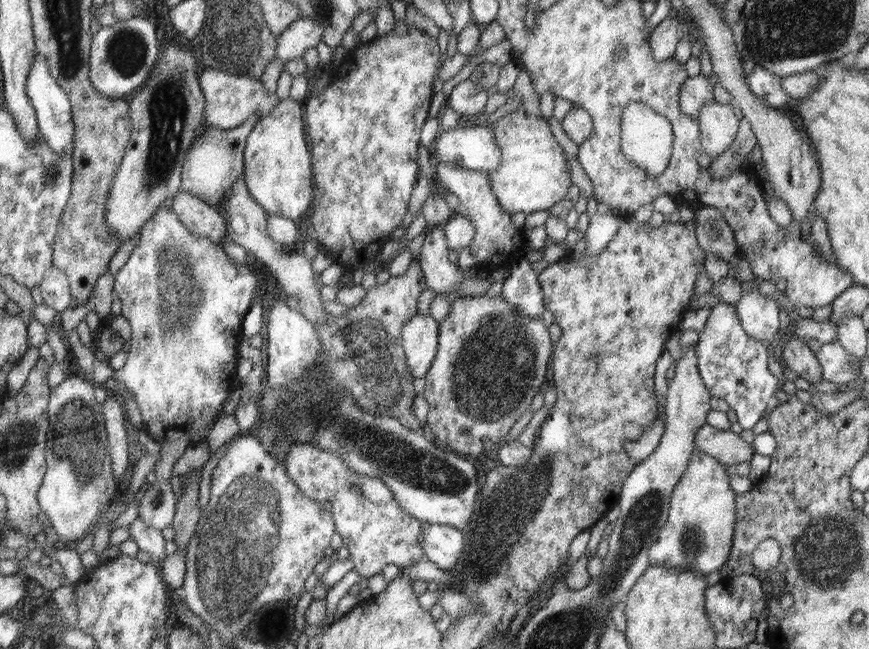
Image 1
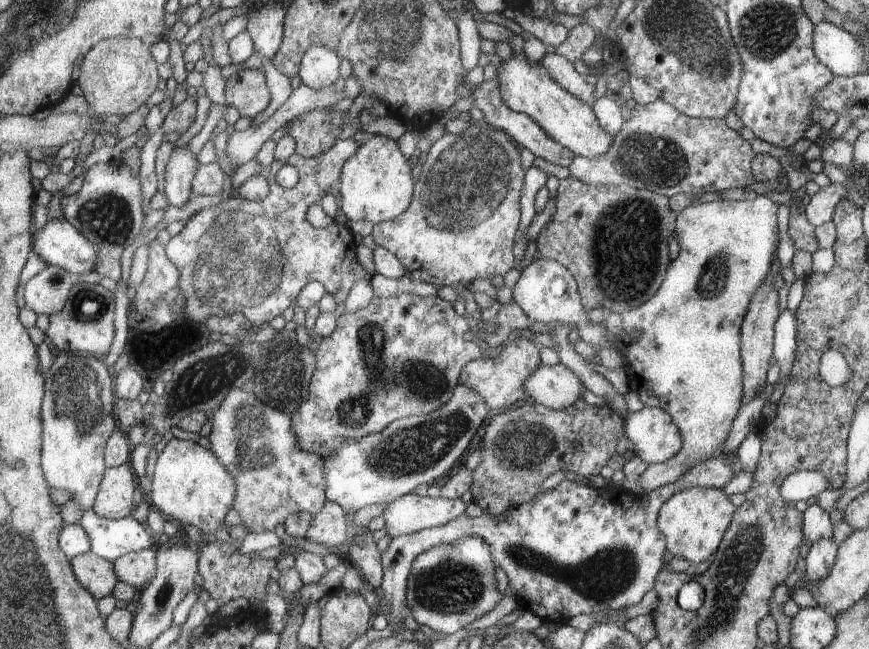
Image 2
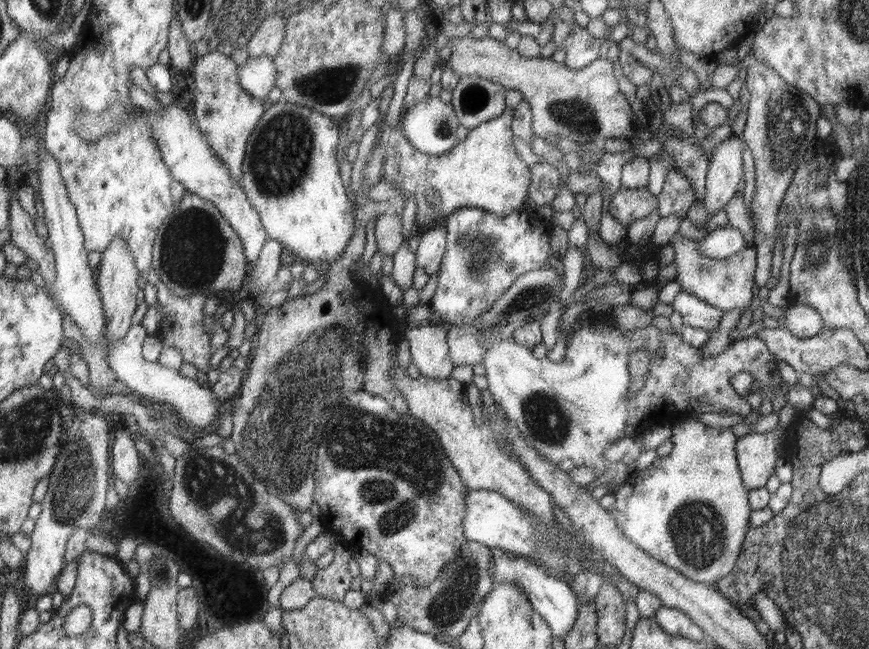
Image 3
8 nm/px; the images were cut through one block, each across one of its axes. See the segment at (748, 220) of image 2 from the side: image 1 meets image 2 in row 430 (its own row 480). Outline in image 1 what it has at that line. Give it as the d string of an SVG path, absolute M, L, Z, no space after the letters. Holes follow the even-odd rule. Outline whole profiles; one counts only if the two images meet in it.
M695 450L690 457L690 463L678 484L674 487L669 502L669 518L662 526L660 535L649 549L650 564L663 567L682 567L709 575L716 570L721 571L725 562L729 560L736 522L736 493L730 487L730 476L726 468L714 459L714 456Z

